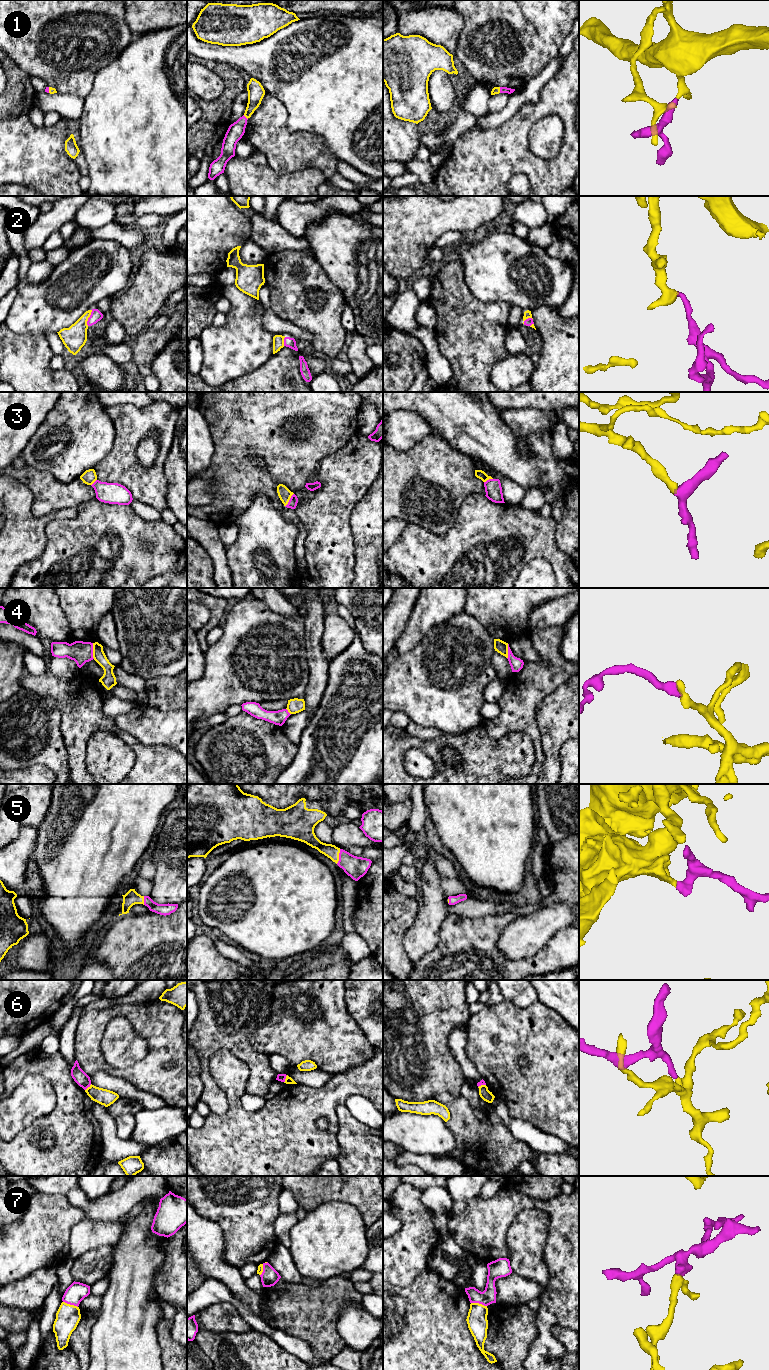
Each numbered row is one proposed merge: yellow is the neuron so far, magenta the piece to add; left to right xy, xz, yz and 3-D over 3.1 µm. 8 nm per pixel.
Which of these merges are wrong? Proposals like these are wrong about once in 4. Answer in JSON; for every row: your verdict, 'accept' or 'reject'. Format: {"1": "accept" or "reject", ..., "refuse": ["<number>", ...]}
{"1": "accept", "2": "reject", "3": "accept", "4": "reject", "5": "accept", "6": "reject", "7": "reject", "refuse": ["2", "4", "6", "7"]}

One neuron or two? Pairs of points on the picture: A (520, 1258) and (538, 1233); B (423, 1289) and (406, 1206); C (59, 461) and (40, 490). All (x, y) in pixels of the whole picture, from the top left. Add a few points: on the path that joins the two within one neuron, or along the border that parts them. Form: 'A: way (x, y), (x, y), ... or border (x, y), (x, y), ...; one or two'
A: way (526, 1252), (526, 1245), (532, 1239); one
B: border (427, 1267), (409, 1285), (400, 1286); two
C: border (29, 465), (46, 470), (63, 482), (74, 479); two

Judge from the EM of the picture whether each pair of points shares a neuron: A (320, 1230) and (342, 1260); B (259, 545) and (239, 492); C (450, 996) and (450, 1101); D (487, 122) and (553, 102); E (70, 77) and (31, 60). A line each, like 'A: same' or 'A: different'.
A: same
B: different
C: different
D: different
E: same

